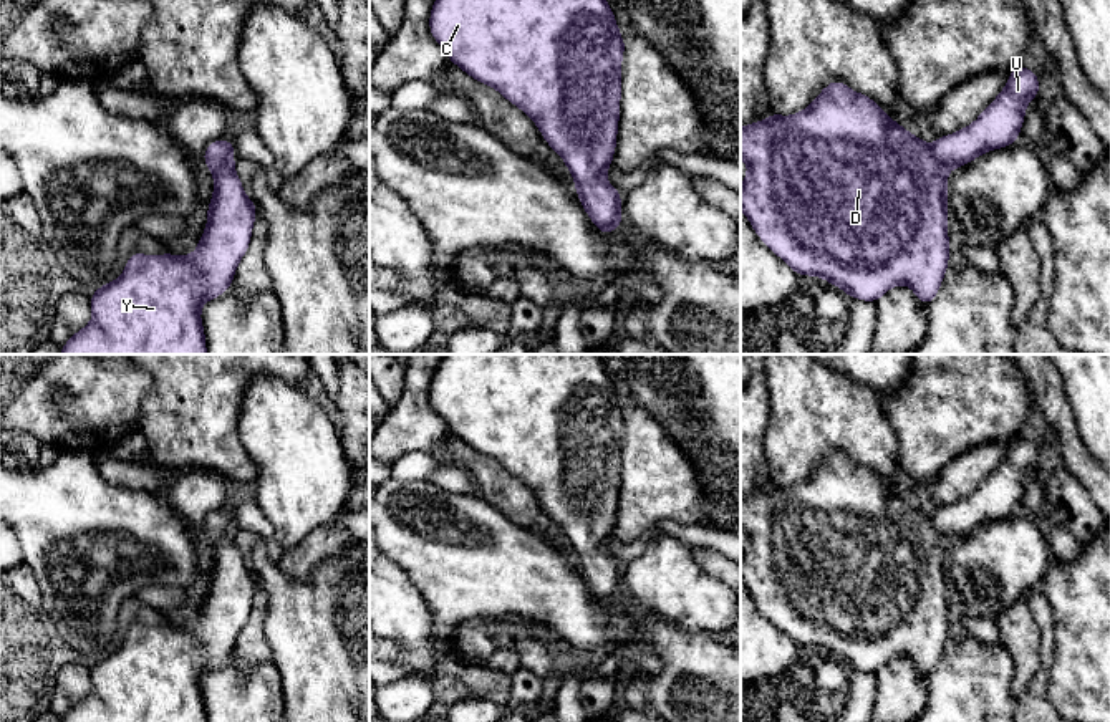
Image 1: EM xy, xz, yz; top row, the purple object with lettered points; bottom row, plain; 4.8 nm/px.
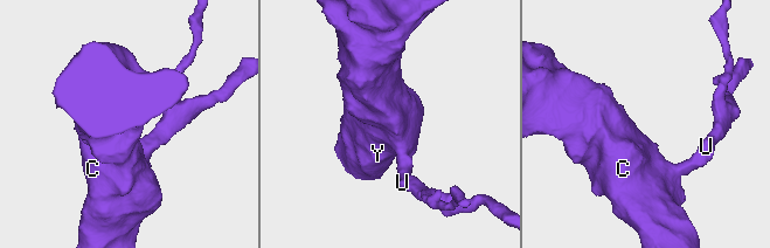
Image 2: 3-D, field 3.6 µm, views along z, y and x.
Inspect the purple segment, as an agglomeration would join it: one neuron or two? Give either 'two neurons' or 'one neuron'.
one neuron

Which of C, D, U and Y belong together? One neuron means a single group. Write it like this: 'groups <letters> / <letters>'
groups C D U Y

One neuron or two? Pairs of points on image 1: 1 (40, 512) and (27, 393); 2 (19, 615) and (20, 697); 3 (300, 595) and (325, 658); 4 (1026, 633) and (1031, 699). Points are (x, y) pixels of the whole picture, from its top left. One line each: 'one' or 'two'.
1: two
2: one
3: one
4: two

